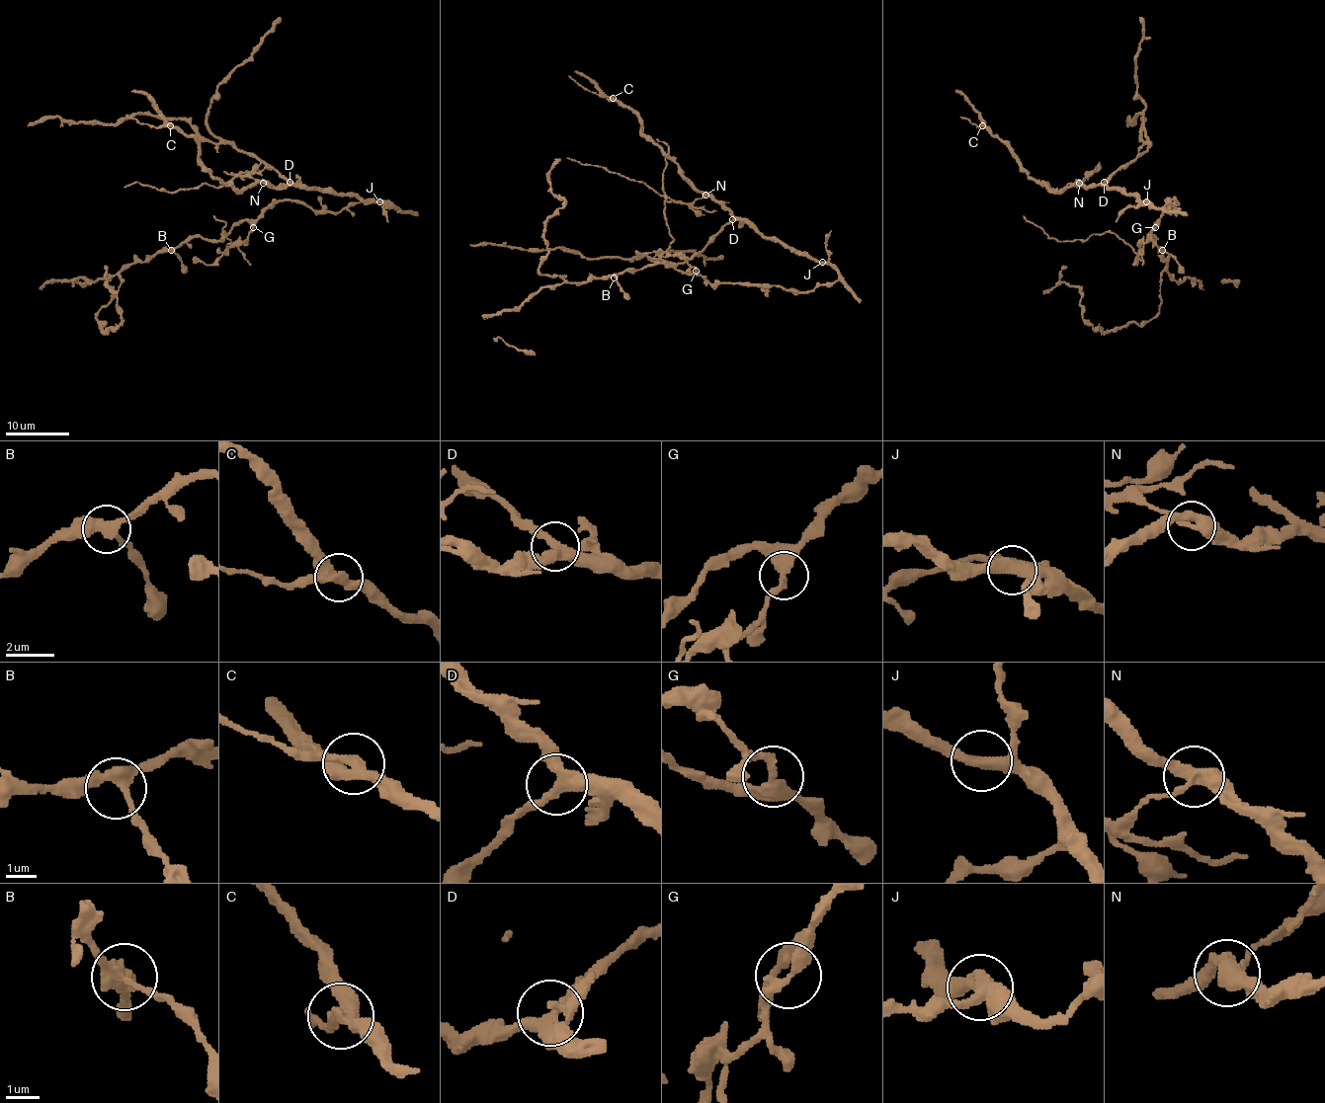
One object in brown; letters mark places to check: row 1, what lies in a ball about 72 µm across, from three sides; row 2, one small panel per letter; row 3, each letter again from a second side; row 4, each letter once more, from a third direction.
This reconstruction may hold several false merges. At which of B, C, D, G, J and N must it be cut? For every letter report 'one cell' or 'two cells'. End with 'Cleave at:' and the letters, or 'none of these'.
B: one cell
C: two cells
D: one cell
G: two cells
J: one cell
N: two cells
Cleave at: C, G, N

